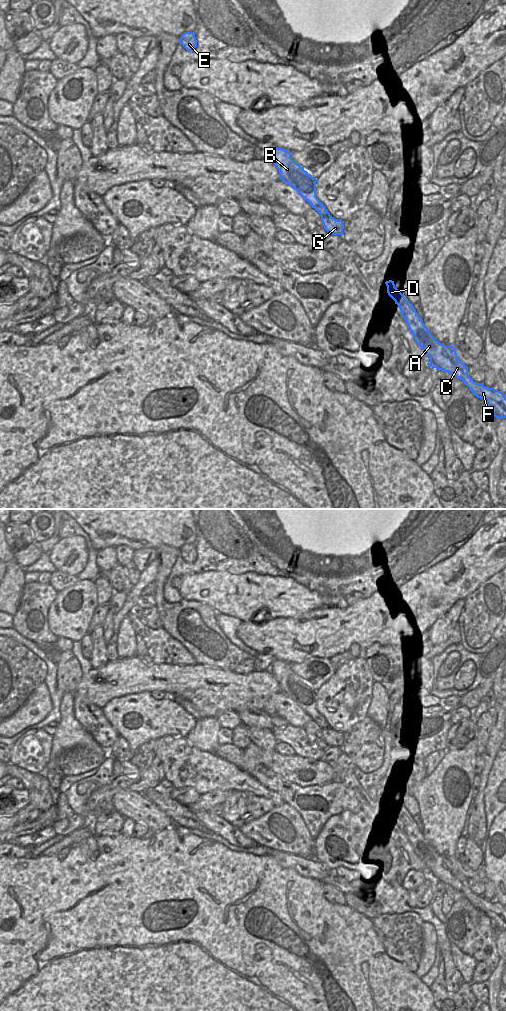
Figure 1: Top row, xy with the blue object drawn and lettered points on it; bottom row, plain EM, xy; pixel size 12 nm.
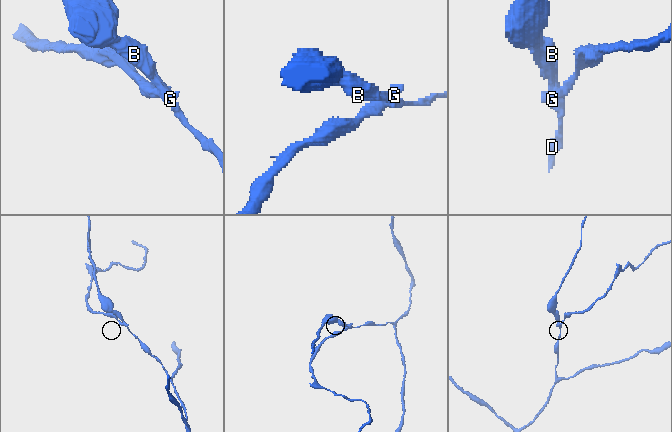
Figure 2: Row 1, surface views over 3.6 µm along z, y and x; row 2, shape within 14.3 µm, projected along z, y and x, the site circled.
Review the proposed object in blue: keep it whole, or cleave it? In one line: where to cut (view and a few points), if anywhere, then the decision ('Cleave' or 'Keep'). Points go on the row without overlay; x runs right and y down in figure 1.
Split along xy (330, 727), (323, 727), (321, 729). Cleave.

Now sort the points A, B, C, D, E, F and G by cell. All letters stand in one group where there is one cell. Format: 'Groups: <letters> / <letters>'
Groups: A B C D E F / G.

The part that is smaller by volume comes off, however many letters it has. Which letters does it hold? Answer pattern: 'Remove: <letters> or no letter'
Remove: G.

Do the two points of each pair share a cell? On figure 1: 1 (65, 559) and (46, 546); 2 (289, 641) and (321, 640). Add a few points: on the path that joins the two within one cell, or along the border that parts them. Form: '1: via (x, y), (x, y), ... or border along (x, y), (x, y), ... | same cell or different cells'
1: border along (60, 539), (48, 553) | different cells
2: via (297, 638), (313, 638) | same cell

